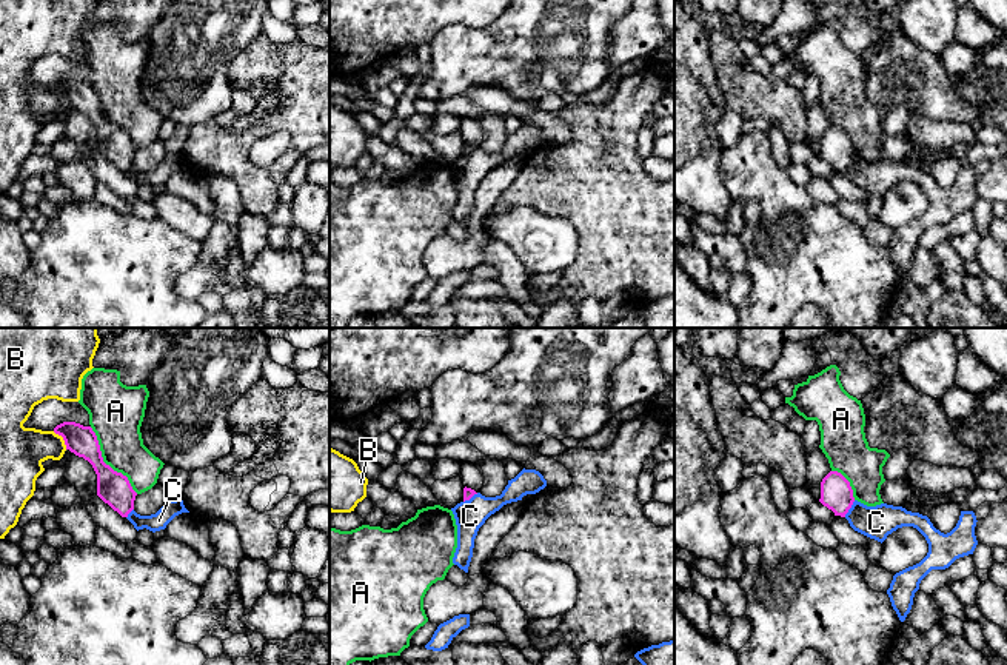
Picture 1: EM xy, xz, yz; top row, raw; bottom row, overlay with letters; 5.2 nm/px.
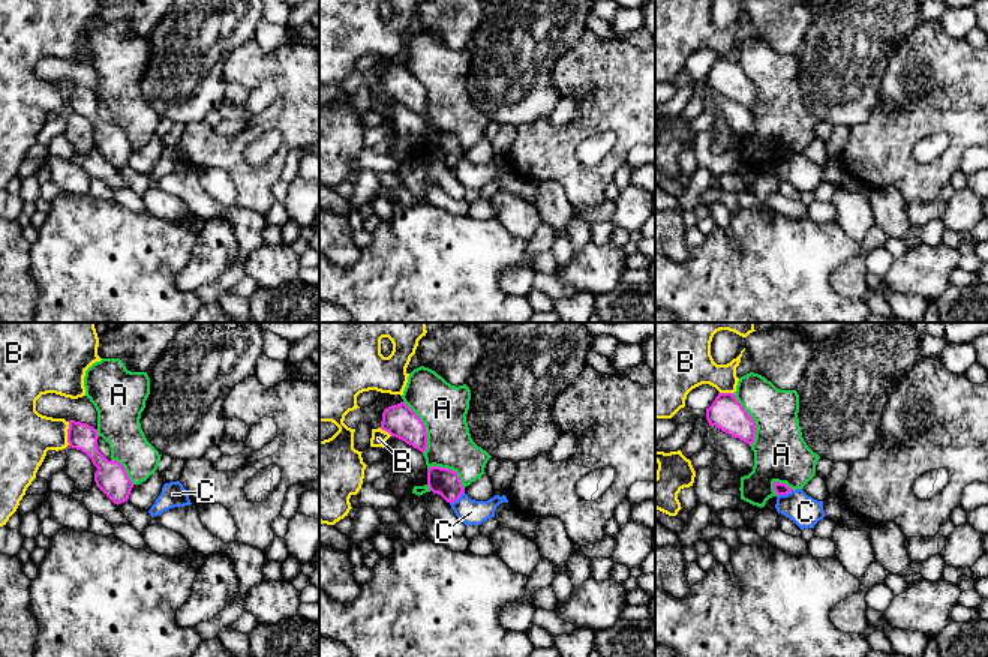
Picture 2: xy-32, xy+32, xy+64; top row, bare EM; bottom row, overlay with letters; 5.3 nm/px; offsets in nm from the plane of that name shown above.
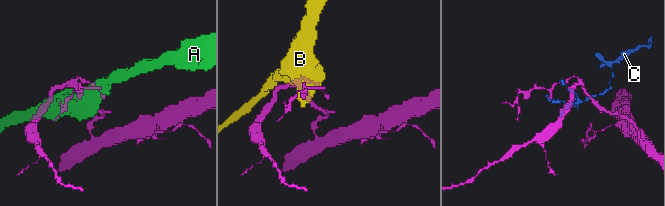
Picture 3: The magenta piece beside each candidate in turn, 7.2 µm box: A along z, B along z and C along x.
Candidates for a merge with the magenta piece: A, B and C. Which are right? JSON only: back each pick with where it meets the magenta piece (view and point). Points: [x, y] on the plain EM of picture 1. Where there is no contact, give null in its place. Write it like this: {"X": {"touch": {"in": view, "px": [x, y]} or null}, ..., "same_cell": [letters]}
{"same_cell": []}

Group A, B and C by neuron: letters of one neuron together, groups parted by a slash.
A / B / C

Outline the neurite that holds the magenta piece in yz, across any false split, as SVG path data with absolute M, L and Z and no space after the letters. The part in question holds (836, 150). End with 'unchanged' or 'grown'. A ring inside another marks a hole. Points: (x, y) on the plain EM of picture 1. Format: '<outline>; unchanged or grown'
M830 126L821 137L819 157L835 171L845 172L855 157L850 137L841 128Z; unchanged

